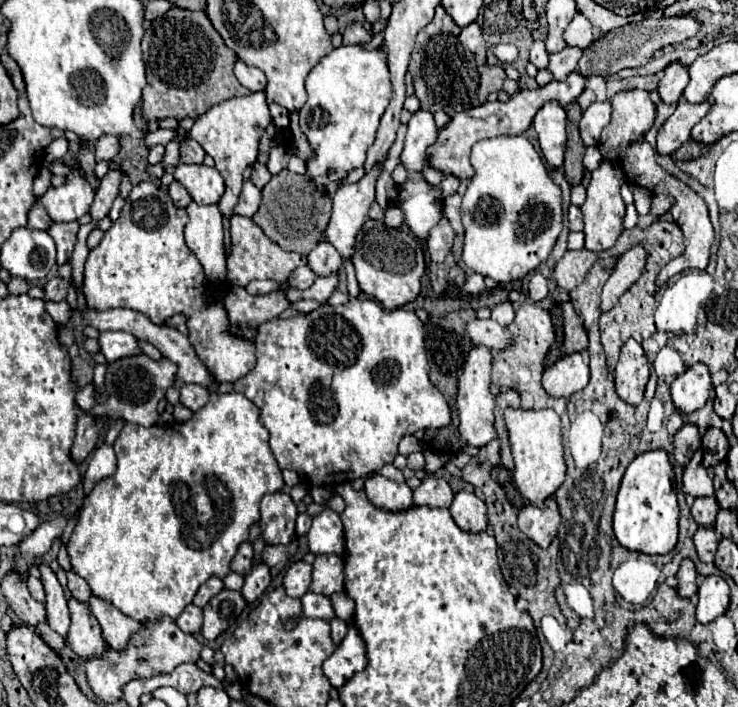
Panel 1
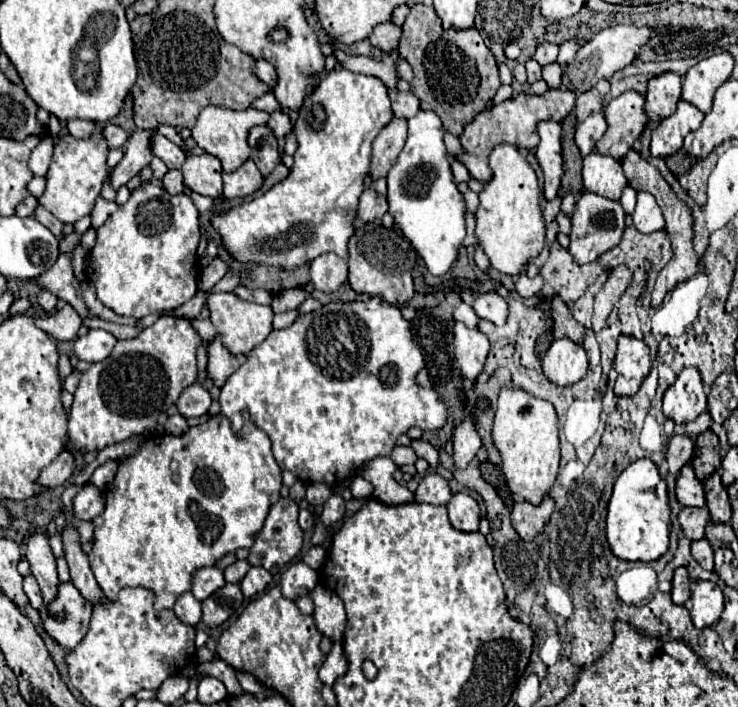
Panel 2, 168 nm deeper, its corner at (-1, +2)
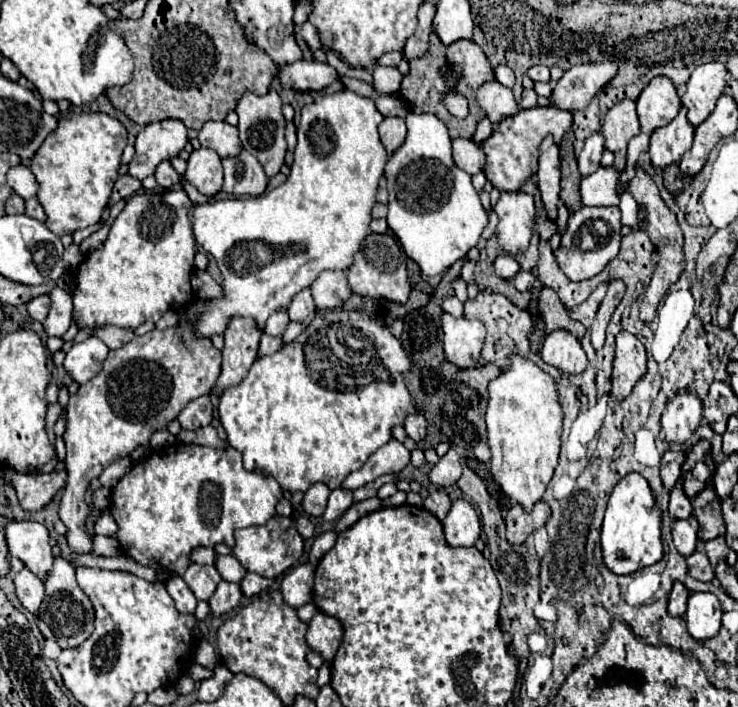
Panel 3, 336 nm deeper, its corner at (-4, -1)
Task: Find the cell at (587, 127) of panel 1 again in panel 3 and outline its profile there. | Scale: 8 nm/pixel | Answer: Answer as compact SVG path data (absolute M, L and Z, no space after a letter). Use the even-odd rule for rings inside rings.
M600 133L590 135L584 143L584 149L578 157L578 169L582 173L582 177L592 175L598 167L600 167L600 159L604 153L604 137Z

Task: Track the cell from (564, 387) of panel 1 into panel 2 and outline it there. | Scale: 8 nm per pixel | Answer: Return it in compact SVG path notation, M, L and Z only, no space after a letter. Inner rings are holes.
M569 338L555 340L541 364L549 382L557 386L571 386L587 374L587 354L581 344Z

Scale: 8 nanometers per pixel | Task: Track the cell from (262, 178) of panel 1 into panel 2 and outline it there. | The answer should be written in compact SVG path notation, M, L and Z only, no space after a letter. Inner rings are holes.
M255 126L249 134L251 144L251 160L257 164L263 178L271 174L271 170L279 164L279 152L277 152L277 140L273 132L267 126Z

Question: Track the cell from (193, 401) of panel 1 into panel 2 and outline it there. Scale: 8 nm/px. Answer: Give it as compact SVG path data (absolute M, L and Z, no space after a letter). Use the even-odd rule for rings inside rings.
M193 382L191 386L187 386L179 400L177 400L177 408L179 408L179 414L189 418L189 416L203 416L209 412L209 406L211 406L211 396L209 396L209 390L201 386L201 382Z

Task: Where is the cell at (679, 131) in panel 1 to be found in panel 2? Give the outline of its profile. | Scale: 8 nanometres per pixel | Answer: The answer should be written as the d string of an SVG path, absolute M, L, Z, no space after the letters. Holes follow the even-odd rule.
M679 100L675 114L667 116L653 130L653 136L651 136L651 156L667 158L667 156L675 154L683 146L683 138L691 130L697 130L701 126L703 116L705 114L699 108L695 108L693 104L689 104L685 100Z

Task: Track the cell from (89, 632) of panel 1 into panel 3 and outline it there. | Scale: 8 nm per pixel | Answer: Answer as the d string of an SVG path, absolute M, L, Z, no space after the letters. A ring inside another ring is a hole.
M56 557L52 563L52 569L48 571L48 575L44 579L44 585L46 585L46 595L36 613L38 629L42 631L42 635L46 639L56 641L60 645L60 649L78 647L94 631L94 607L92 607L88 595L78 587L74 567L66 559Z

